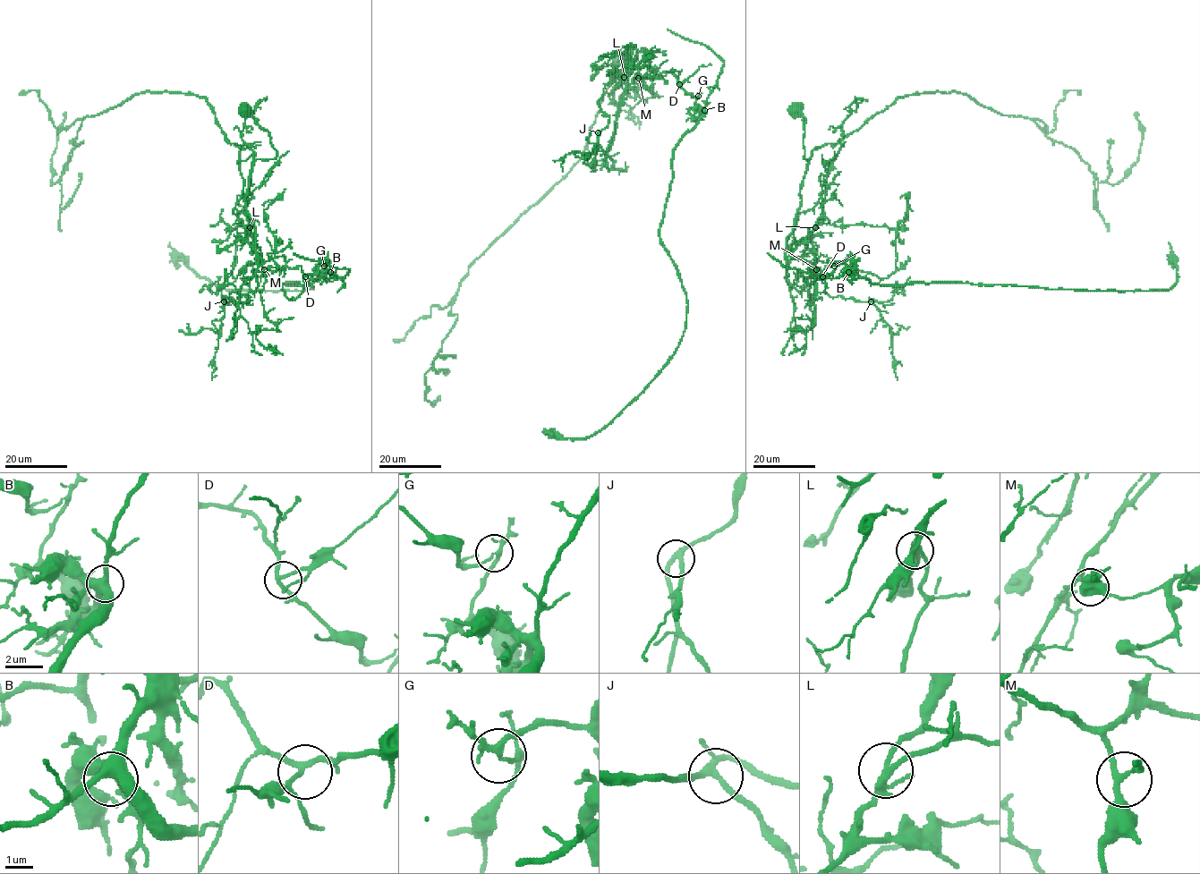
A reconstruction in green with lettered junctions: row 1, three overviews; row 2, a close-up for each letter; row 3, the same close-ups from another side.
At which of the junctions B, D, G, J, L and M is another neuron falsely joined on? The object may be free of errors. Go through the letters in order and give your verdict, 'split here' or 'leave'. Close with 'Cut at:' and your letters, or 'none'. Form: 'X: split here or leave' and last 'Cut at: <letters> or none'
B: leave
D: leave
G: split here
J: leave
L: leave
M: leave
Cut at: G

